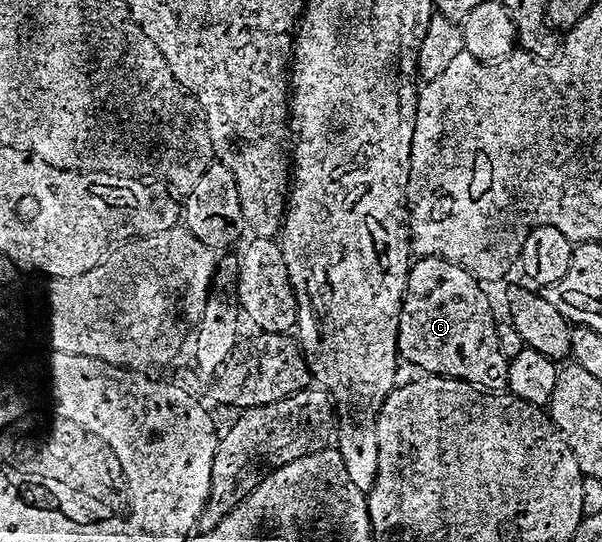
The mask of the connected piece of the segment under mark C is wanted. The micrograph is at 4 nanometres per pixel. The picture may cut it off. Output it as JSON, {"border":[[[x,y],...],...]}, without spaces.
{"border":[[[424,255],[411,262],[410,270],[406,273],[406,295],[402,298],[402,308],[398,314],[398,354],[414,367],[419,367],[419,372],[427,375],[442,375],[446,379],[462,379],[472,383],[479,389],[490,393],[502,393],[508,388],[508,365],[510,359],[502,352],[502,343],[498,340],[498,327],[494,324],[494,311],[490,308],[490,299],[482,292],[483,284],[474,278],[472,273],[460,269],[460,265],[452,265],[452,261],[444,261],[440,257]]]}

